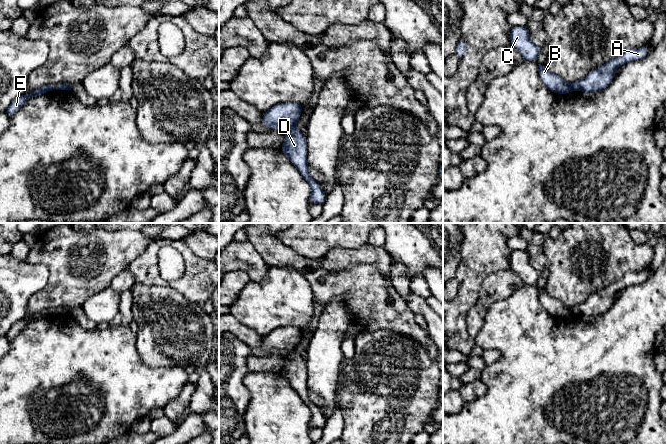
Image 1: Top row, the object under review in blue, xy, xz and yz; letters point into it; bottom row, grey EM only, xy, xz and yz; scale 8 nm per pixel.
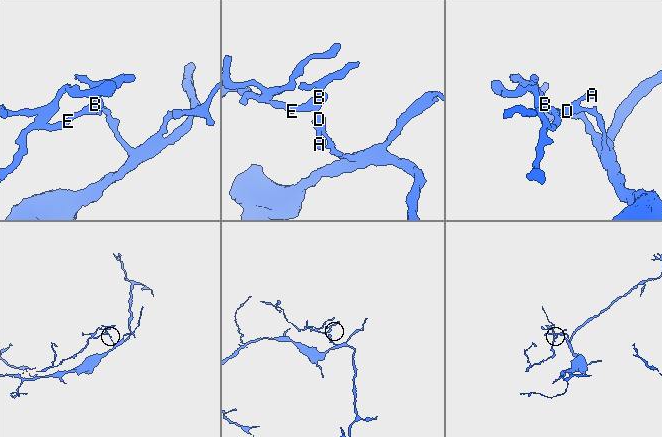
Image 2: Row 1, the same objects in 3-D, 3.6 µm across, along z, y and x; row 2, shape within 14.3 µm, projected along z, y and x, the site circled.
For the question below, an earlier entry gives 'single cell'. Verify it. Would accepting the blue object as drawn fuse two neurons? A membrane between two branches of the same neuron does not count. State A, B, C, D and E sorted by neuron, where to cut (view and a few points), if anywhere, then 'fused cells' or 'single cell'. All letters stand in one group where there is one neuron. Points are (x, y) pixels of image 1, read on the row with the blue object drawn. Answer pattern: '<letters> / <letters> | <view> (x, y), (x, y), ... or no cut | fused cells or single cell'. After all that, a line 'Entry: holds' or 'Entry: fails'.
A D / B C E | xz (294, 126), (286, 130) | fused cells
Entry: fails

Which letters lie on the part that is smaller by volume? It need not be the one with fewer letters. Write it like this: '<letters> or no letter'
B, C, E

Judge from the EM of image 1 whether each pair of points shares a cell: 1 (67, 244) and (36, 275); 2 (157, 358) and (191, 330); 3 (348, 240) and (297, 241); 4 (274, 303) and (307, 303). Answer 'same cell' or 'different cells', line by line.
1: different cells
2: same cell
3: same cell
4: same cell

